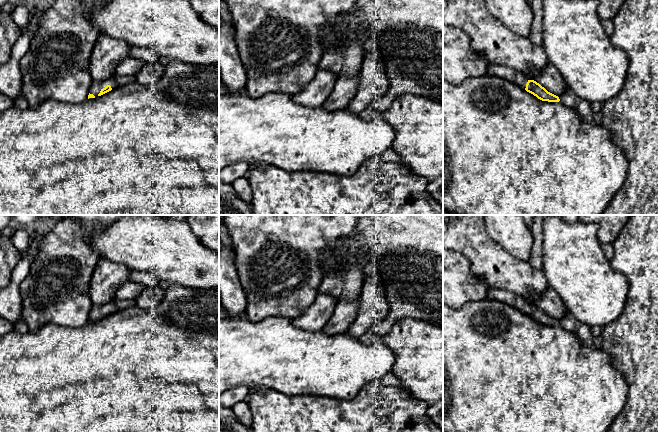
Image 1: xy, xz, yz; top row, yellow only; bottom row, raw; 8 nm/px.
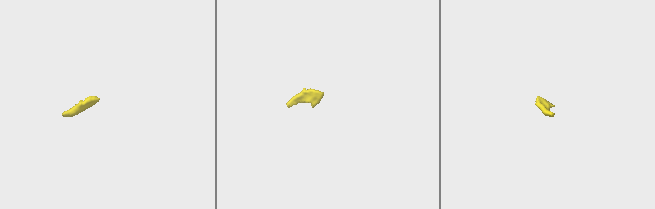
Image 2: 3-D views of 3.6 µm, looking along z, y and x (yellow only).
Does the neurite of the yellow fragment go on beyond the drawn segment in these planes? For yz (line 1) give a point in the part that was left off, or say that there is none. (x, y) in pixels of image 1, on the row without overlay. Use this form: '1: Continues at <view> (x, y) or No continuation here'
1: Continues at yz (507, 297)

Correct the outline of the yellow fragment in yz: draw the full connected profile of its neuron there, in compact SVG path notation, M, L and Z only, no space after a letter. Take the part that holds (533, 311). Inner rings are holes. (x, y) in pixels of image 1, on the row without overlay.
M489 288L488 298L512 306L518 309L519 311L525 313L527 316L533 318L542 325L548 325L548 326L560 325L558 320L548 316L539 307L537 307L534 304L529 304L523 297L511 291Z

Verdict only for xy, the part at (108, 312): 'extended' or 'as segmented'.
extended

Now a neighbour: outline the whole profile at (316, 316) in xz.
M317 294L314 302L305 310L305 312L291 320L292 324L304 330L320 331L331 318L337 300L326 294Z

